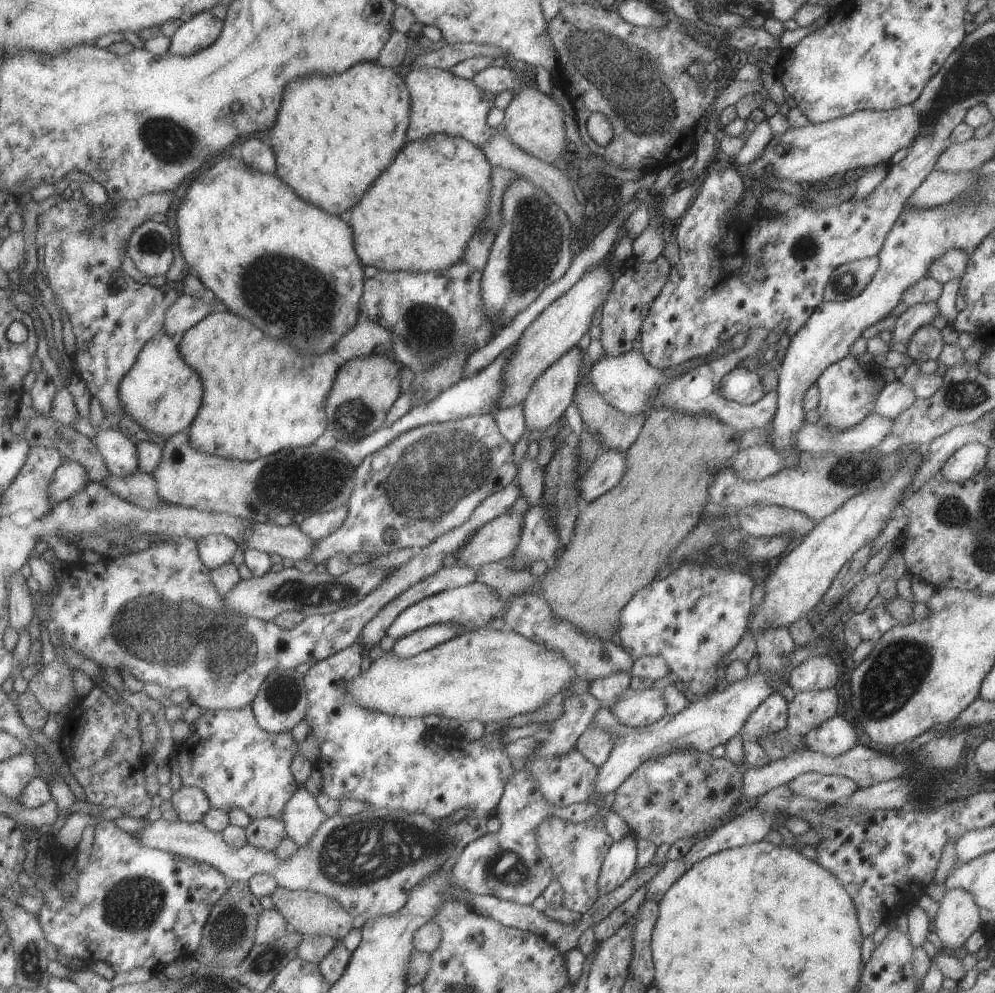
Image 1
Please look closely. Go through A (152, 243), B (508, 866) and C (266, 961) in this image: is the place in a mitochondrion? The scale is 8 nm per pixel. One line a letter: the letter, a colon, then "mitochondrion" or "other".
A: mitochondrion
B: mitochondrion
C: mitochondrion

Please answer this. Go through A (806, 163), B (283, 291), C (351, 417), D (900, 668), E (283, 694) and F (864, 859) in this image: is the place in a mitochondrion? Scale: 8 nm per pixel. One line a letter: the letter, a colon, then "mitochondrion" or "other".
A: other
B: mitochondrion
C: mitochondrion
D: mitochondrion
E: mitochondrion
F: other

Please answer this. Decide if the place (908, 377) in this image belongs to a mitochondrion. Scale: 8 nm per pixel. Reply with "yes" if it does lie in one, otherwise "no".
no

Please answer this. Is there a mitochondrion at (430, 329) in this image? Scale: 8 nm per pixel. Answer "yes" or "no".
yes

